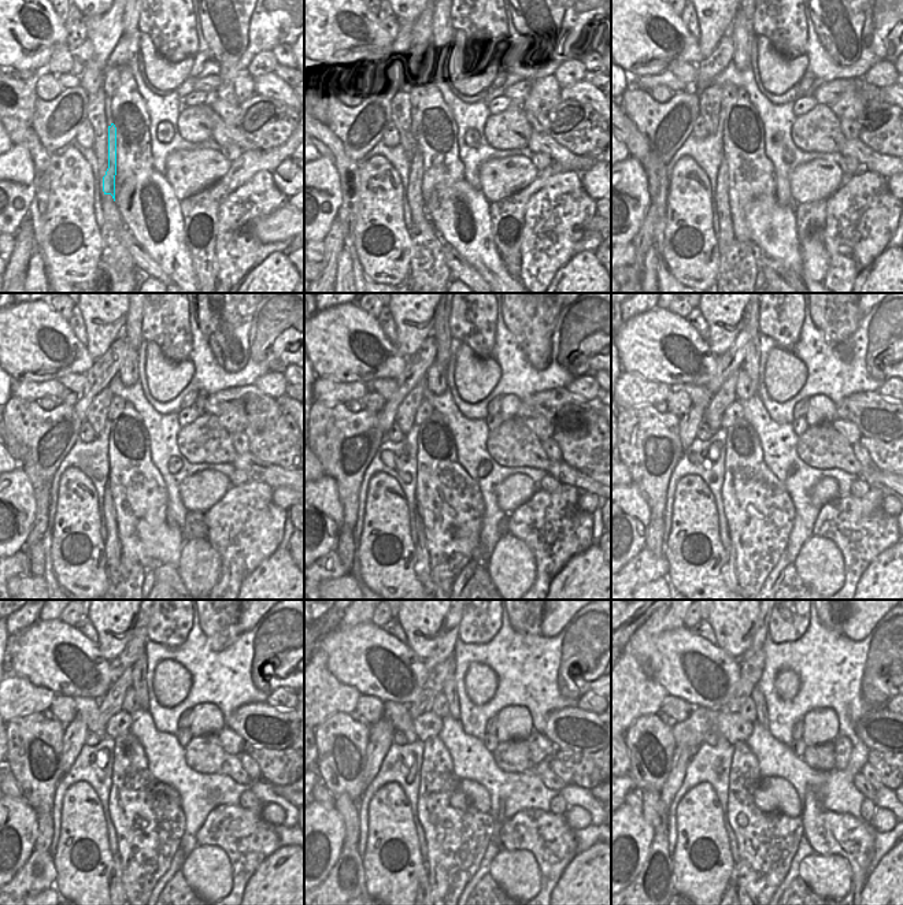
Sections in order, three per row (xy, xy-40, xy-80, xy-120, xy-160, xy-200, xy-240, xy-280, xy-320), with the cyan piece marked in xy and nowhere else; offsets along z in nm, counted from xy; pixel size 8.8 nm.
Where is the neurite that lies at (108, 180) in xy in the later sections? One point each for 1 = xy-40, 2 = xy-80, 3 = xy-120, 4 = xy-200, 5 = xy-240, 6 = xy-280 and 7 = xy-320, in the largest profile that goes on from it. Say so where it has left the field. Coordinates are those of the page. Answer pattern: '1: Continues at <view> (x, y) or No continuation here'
1: Continues at xy-40 (418, 214)
2: Continues at xy-80 (722, 178)
3: Continues at xy-120 (114, 556)
4: Continues at xy-200 (729, 566)
5: Continues at xy-240 (115, 878)
6: Continues at xy-280 (424, 878)
7: Continues at xy-320 (733, 878)

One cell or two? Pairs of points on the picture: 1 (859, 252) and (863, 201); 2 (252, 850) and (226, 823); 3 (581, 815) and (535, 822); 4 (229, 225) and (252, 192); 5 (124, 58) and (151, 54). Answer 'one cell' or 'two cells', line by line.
1: one cell
2: one cell
3: two cells
4: one cell
5: two cells

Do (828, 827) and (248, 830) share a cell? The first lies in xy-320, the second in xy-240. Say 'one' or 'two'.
one

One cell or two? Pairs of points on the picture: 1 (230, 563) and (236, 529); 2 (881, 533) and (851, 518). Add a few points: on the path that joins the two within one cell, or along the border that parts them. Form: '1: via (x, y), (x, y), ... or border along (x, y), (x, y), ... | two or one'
1: via (236, 555), (236, 537) | one
2: via (874, 531), (865, 531), (858, 525) | one

